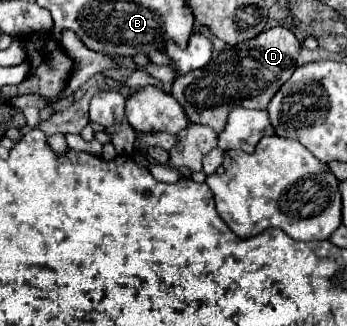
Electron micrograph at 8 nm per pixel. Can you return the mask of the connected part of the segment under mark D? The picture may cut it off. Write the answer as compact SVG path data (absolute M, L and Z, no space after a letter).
M272 27L250 41L242 41L242 45L228 47L228 51L226 47L220 49L216 43L208 65L220 65L220 73L212 73L202 67L178 75L174 79L170 95L174 95L174 99L184 107L184 113L190 123L208 125L216 133L220 133L226 125L230 105L240 105L246 109L266 109L270 97L274 97L280 85L286 83L294 73L300 49L302 43L288 27Z

